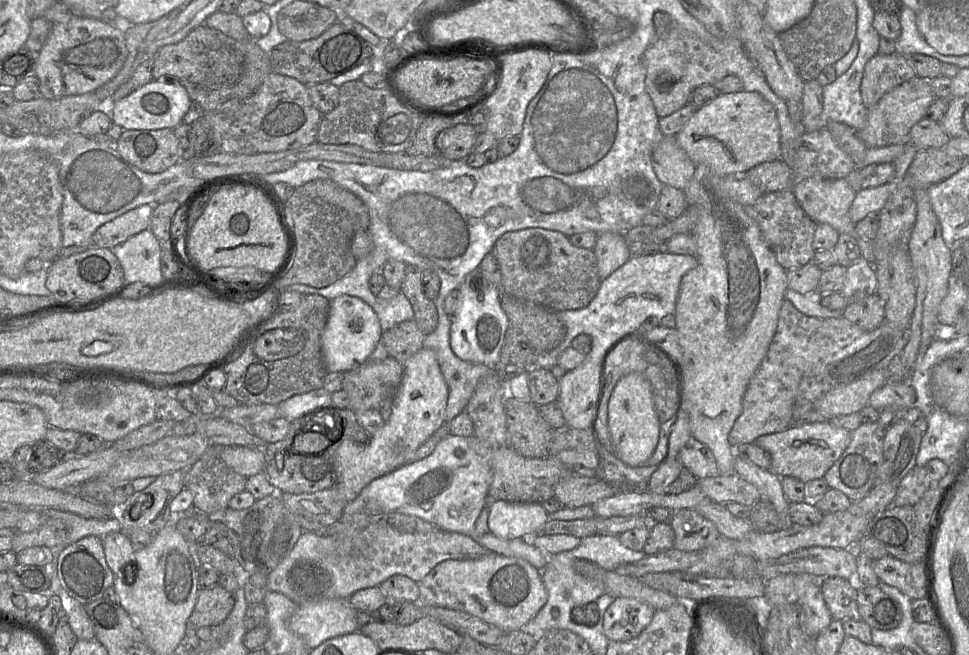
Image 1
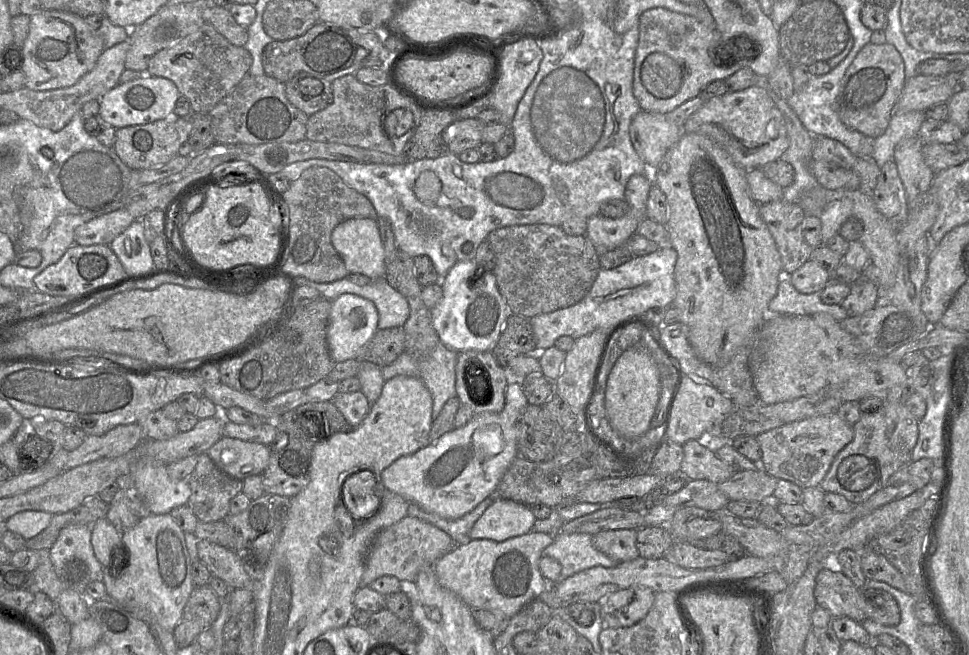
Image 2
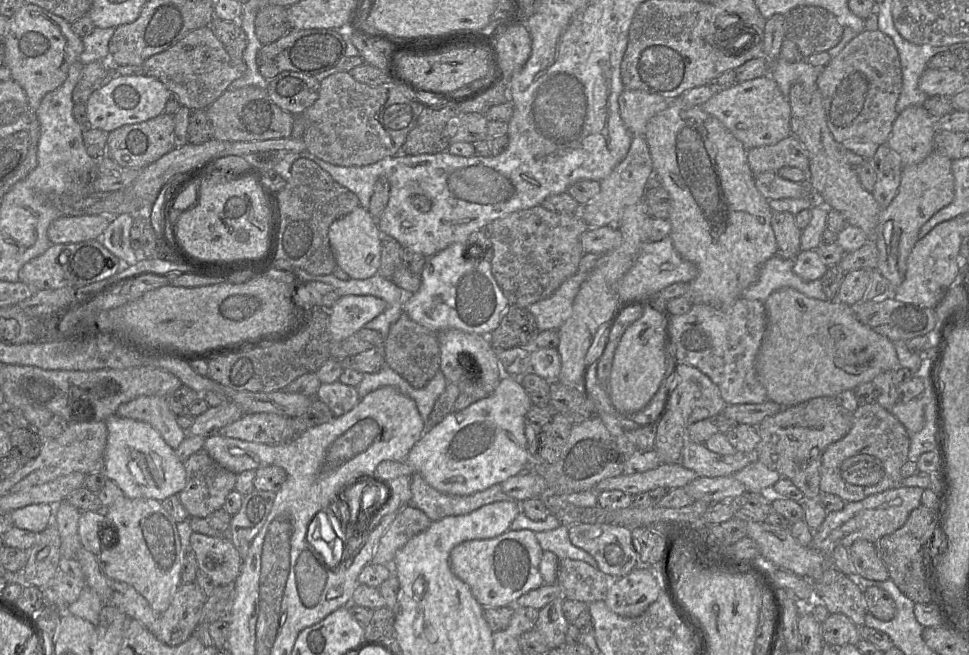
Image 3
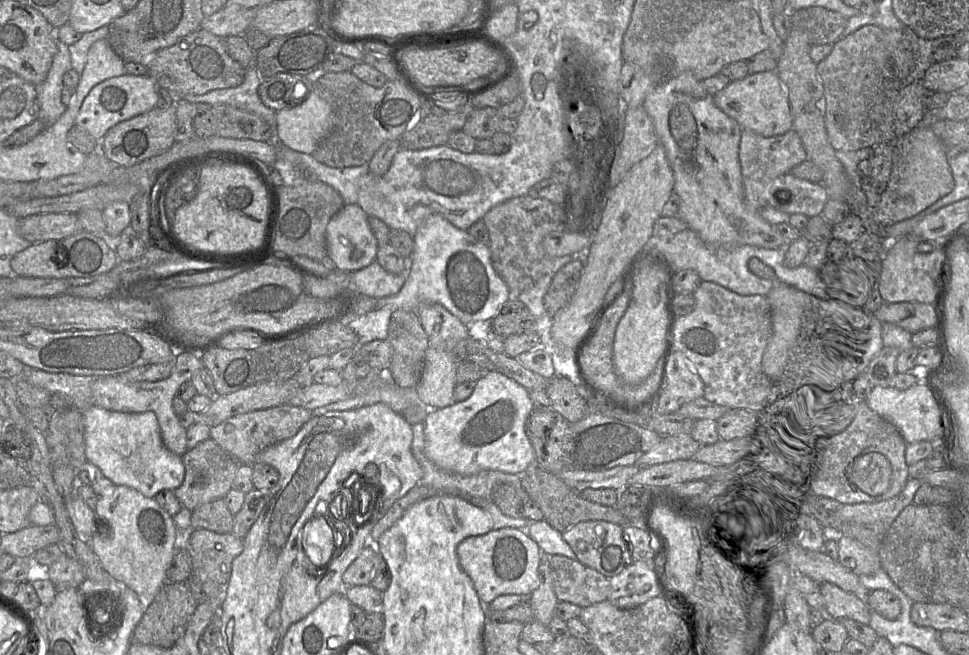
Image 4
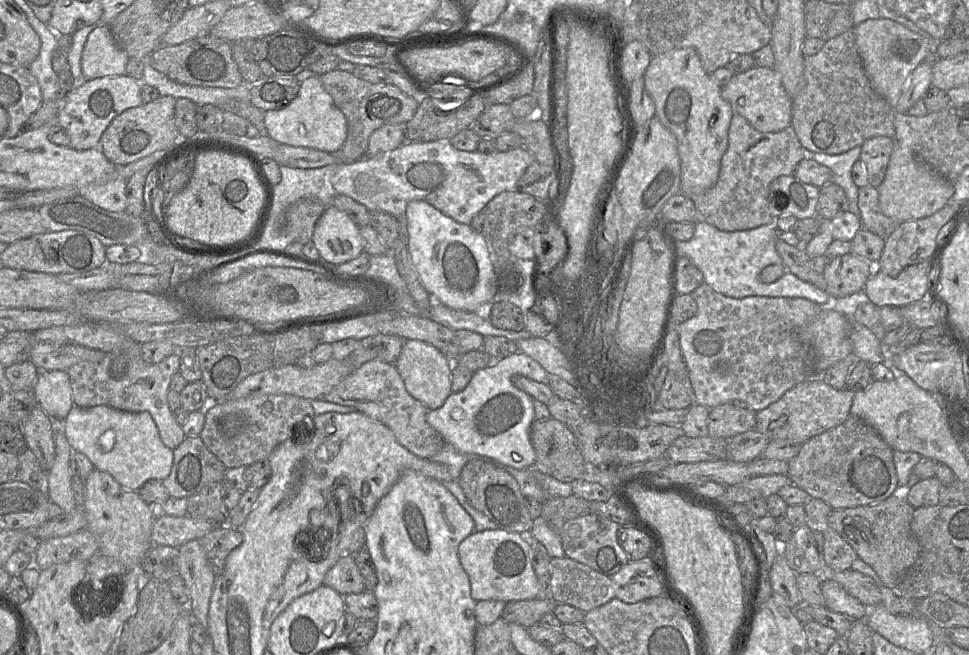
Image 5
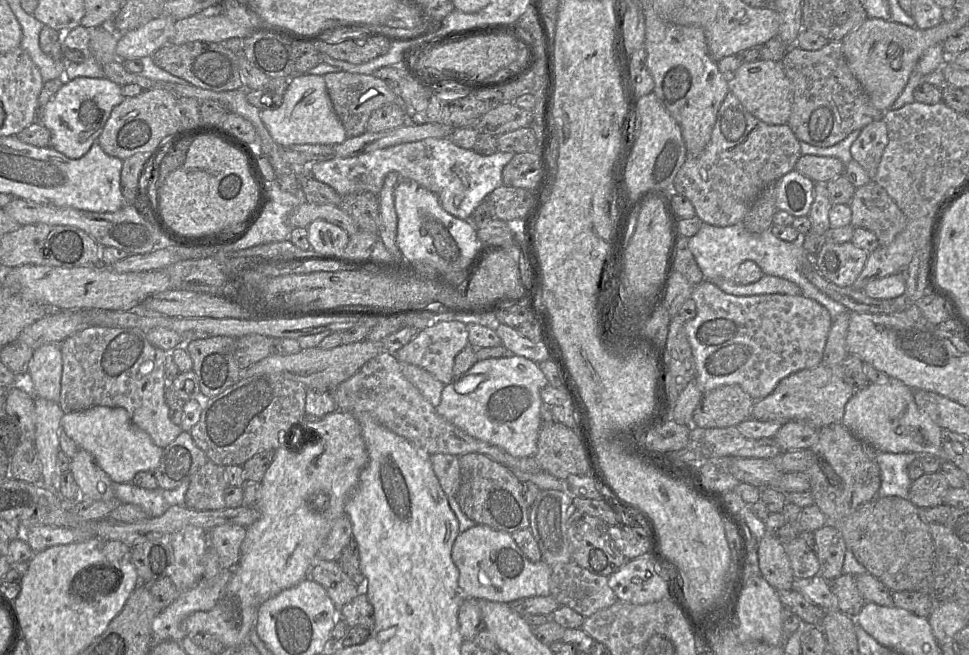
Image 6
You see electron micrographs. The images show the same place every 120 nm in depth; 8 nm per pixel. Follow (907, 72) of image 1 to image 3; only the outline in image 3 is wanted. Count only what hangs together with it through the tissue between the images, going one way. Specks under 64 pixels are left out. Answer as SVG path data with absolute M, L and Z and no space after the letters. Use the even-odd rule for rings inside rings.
M880 30L859 33L823 68L817 87L823 98L827 126L837 143L849 139L879 146L887 143L902 89L899 53L888 35Z

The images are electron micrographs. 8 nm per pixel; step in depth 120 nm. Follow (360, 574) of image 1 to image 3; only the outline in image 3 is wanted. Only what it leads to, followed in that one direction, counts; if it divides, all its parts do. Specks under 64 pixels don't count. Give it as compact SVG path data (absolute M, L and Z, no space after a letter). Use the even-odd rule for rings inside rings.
M411 505L405 506L380 538L371 562L384 565L390 574L396 574L396 553L410 539L425 531L431 523L421 510Z

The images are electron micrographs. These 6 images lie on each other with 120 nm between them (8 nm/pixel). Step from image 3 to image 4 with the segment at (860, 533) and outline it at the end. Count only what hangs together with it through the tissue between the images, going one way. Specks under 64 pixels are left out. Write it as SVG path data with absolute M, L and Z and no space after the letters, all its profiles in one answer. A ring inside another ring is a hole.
M909 478L903 490L893 498L858 504L839 503L833 512L842 518L864 524L891 526L901 511L913 503L913 497L921 483L921 480Z

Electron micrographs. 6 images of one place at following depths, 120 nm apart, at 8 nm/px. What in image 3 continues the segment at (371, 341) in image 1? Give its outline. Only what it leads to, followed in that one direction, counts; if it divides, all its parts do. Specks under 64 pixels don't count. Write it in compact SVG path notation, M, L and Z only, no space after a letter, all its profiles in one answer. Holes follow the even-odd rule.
M370 295L340 297L329 310L331 341L341 341L364 328L366 323L382 314L388 304Z

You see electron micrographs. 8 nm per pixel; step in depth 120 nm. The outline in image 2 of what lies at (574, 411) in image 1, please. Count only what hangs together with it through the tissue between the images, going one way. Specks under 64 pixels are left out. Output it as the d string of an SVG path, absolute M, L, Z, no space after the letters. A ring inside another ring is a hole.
M598 329L575 339L571 350L566 352L562 371L554 381L554 391L565 399L584 422L584 412L594 390L596 374L605 351L607 329Z

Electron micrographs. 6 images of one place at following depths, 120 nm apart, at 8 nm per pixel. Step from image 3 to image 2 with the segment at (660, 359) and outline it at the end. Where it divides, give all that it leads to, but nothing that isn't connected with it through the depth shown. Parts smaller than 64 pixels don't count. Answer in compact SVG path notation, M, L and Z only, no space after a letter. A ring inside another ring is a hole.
M643 348L624 351L612 368L606 385L605 407L613 428L626 438L645 434L650 429L660 392L659 371L650 355Z

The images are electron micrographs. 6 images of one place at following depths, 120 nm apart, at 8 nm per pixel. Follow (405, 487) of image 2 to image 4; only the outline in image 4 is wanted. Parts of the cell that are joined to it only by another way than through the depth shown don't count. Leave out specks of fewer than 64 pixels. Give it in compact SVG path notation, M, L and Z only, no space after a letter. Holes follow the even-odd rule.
M489 371L477 381L468 399L450 407L429 409L423 422L425 453L437 467L455 474L497 470L521 475L535 465L535 451L526 432L533 411L526 388L499 372Z

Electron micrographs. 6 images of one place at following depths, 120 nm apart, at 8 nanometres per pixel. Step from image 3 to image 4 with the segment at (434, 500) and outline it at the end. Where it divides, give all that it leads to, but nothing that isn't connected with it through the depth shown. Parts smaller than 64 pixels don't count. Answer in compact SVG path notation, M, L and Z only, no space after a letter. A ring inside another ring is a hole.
M423 423L413 425L412 427L413 427L412 453L423 471L423 477L419 483L433 487L434 489L439 491L440 494L461 496L464 498L476 497L483 498L489 501L490 494L494 485L509 484L515 489L516 494L519 497L522 505L531 499L530 496L522 487L520 475L517 474L505 473L497 470L484 470L472 475L460 475L440 469L427 457L425 453L425 435Z

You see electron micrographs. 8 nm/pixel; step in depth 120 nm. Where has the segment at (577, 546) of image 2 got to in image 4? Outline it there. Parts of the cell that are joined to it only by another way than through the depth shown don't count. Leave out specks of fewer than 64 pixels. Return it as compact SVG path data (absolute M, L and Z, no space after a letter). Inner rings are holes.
M546 521L533 522L527 528L520 530L534 540L546 556L562 555L576 560L575 553L563 539L562 533L552 528Z

